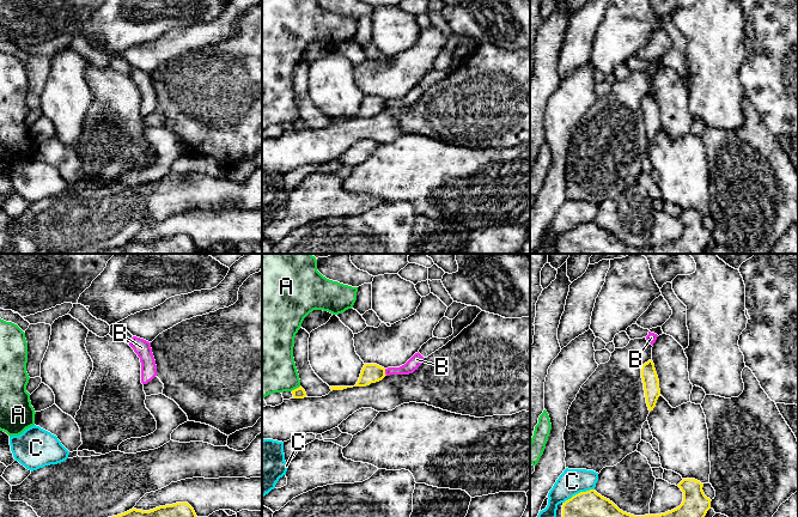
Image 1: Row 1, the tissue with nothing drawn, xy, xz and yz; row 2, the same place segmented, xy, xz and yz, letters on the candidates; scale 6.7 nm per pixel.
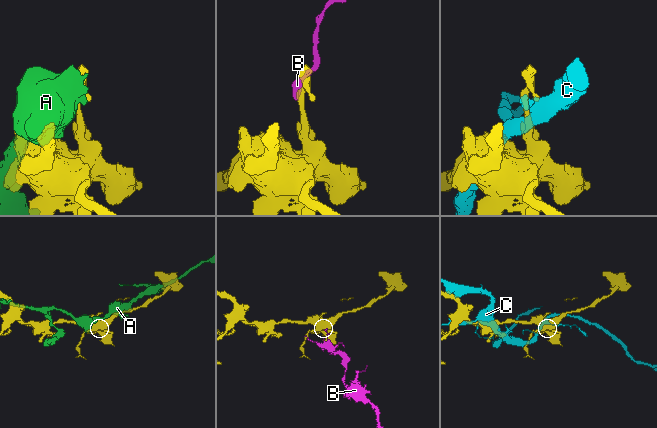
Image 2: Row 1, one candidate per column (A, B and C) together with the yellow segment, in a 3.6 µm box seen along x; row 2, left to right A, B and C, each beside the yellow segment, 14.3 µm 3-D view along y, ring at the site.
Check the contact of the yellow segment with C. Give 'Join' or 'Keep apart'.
Keep apart

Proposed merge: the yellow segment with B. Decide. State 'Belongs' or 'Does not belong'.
Does not belong

